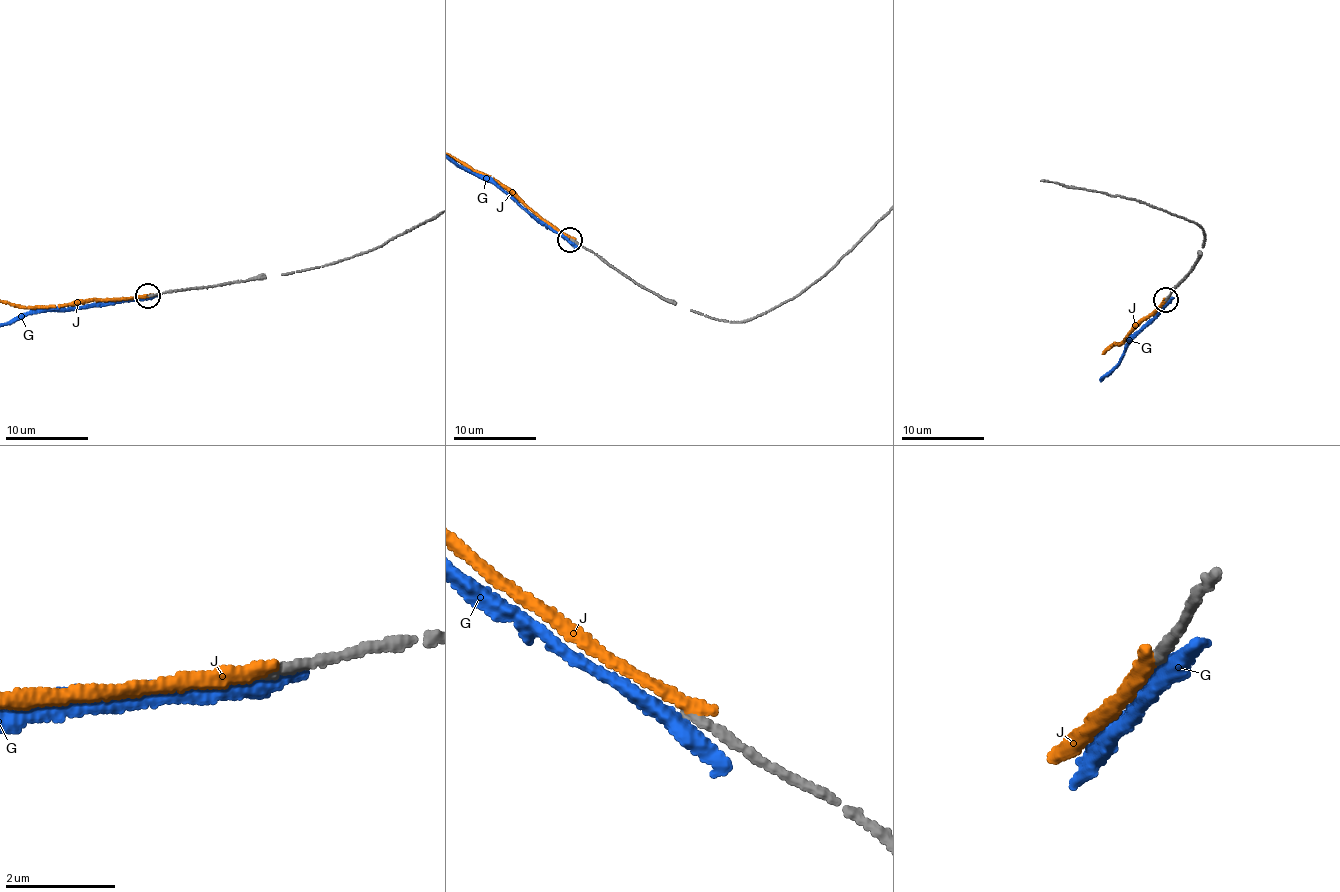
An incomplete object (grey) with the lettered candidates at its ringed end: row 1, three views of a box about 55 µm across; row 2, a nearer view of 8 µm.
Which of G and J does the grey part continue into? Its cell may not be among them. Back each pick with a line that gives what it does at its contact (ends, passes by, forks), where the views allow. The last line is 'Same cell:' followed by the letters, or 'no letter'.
Same cell: no letter

